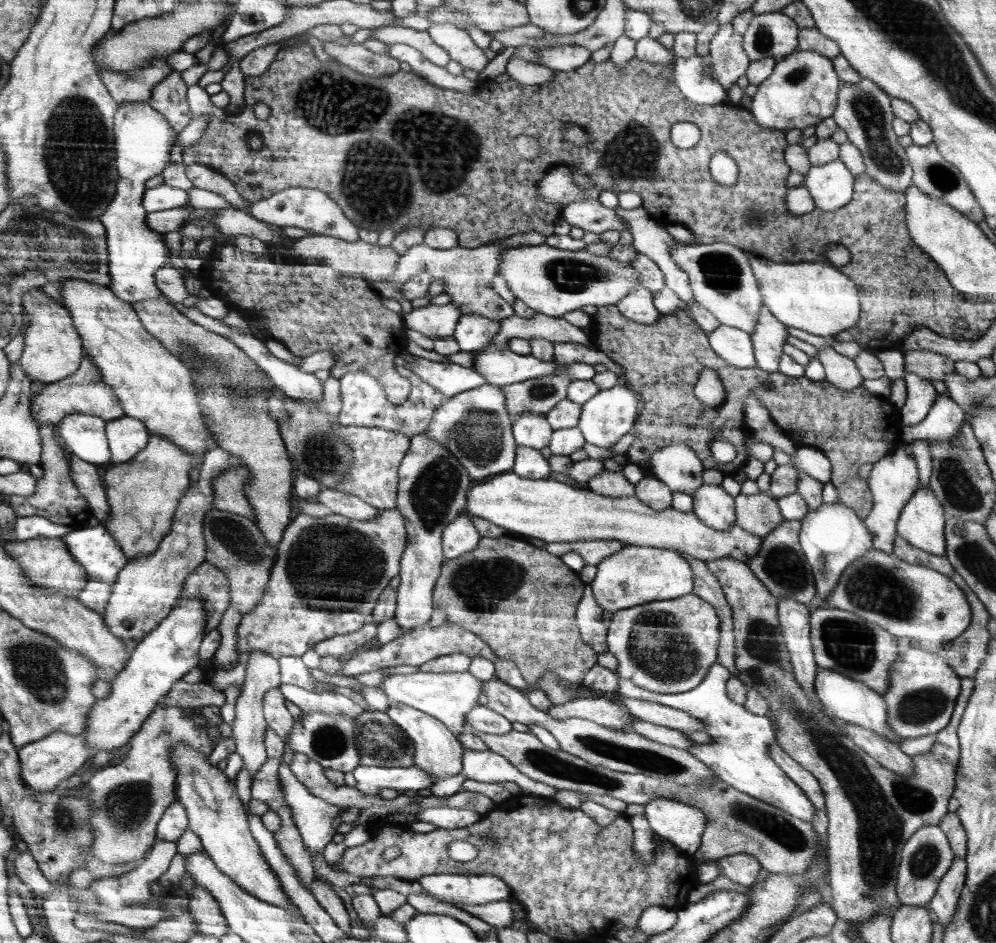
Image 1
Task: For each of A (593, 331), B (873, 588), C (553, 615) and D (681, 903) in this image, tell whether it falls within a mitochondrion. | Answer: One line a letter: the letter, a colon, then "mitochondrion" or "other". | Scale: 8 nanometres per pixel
A: other
B: mitochondrion
C: other
D: other

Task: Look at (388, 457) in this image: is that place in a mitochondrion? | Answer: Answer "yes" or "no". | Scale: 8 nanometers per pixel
no

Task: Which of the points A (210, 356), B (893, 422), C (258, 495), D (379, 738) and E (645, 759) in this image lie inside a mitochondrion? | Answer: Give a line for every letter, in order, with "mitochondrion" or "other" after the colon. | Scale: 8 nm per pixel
A: mitochondrion
B: other
C: other
D: mitochondrion
E: mitochondrion

